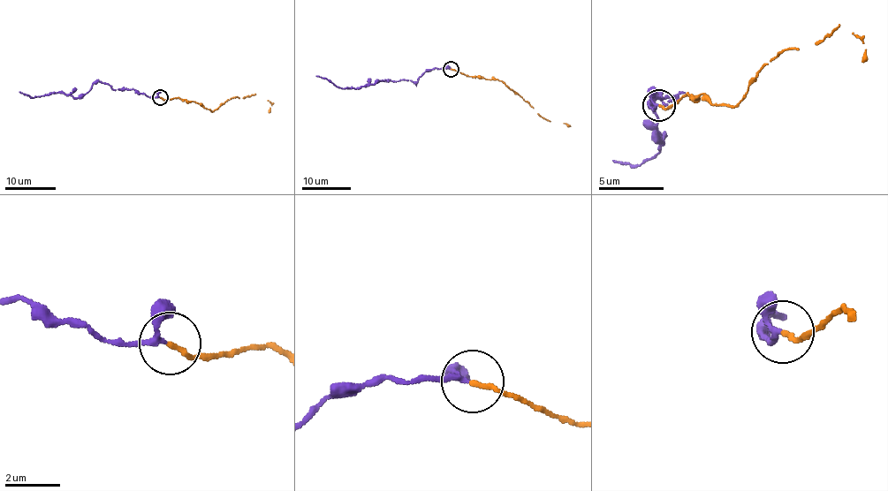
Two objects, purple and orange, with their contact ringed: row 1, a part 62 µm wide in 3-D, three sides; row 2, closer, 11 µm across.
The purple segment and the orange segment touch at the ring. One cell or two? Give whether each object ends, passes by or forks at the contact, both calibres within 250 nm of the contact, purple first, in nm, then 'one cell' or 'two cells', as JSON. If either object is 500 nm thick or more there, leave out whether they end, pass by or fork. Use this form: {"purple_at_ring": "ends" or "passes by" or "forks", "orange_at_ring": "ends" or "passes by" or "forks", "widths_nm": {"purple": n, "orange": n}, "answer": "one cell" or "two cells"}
{"purple_at_ring": "passes by", "orange_at_ring": "ends", "widths_nm": {"purple": 160, "orange": 170}, "answer": "one cell"}

